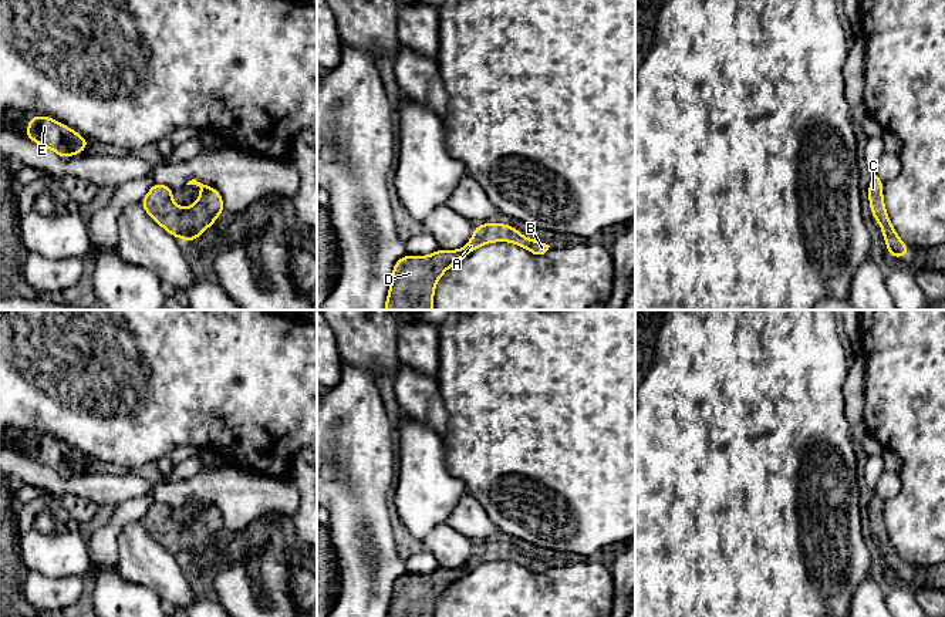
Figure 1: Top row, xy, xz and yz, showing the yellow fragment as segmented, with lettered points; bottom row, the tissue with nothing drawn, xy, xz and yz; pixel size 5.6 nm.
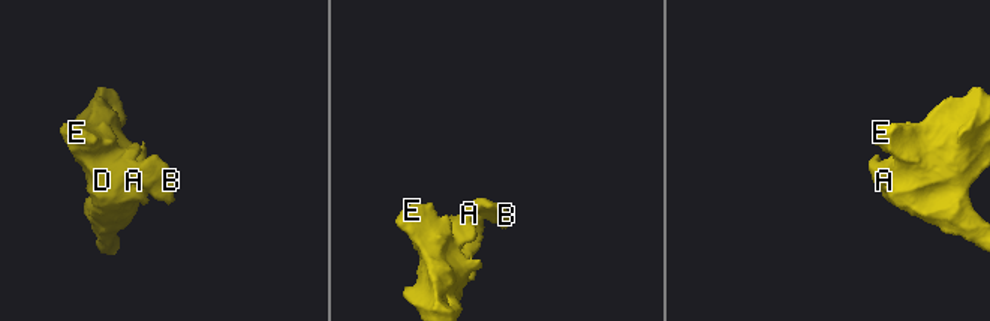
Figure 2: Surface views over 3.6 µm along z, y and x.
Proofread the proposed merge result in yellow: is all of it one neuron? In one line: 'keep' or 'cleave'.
keep

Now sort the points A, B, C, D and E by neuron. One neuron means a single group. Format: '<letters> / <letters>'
A B C D E

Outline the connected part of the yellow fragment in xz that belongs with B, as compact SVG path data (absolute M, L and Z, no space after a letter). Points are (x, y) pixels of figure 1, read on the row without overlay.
M483 542L475 546L472 557L458 569L439 567L429 574L402 574L392 587L387 617L433 617L436 600L455 581L486 562L510 560L533 573L544 573L549 563L524 556L504 542Z

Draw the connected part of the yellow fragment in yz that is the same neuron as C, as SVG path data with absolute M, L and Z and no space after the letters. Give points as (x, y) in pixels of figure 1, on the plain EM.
M873 492L868 503L868 520L871 526L873 536L881 544L882 554L885 557L887 569L891 576L904 576L909 574L907 563L900 557L894 544L890 540L890 536L885 529L885 522L882 516L884 500Z

